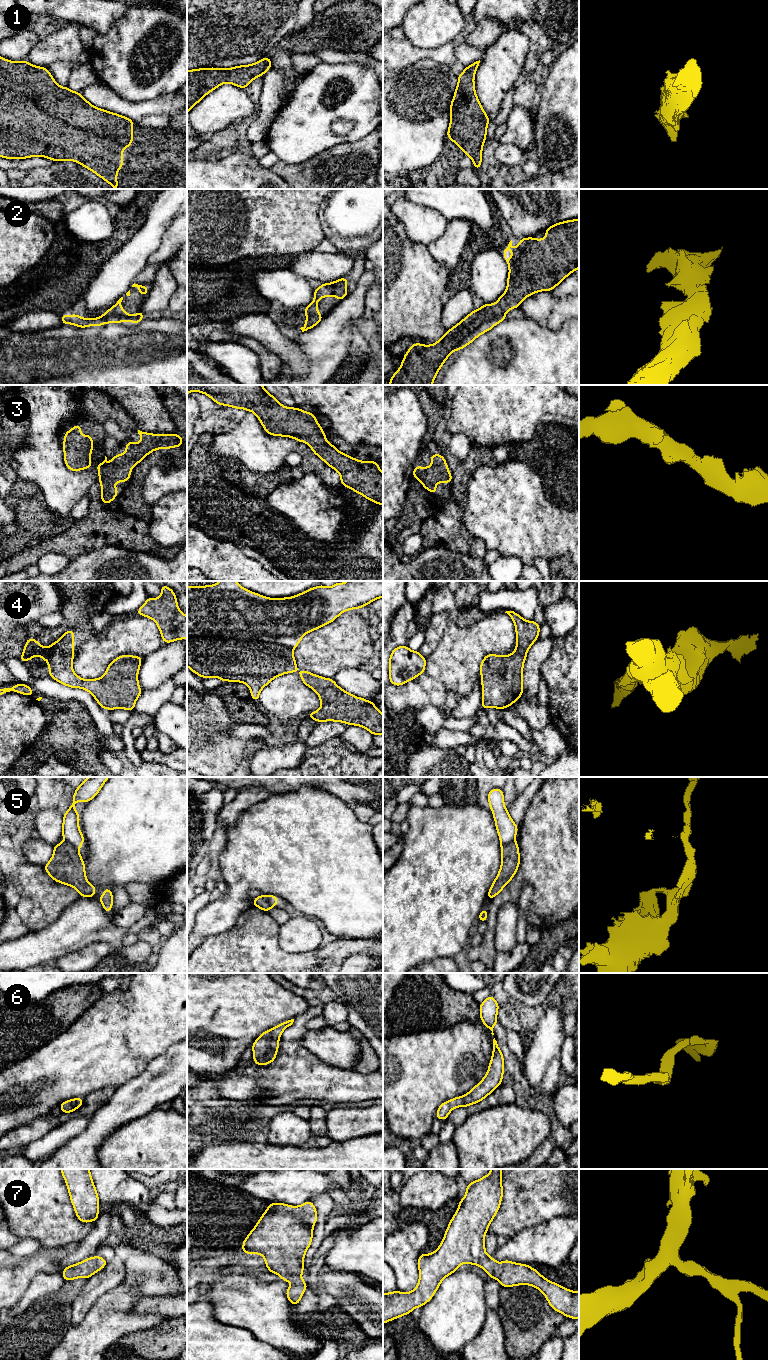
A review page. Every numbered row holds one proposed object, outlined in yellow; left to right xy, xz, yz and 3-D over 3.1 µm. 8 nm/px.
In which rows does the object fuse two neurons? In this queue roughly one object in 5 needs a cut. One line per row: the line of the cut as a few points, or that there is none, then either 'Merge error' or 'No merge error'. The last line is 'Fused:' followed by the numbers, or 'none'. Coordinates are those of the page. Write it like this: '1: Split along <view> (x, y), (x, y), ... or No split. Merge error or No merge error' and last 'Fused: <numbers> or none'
1: No split. No merge error
2: No split. No merge error
3: No split. No merge error
4: No split. No merge error
5: Split along yz (514, 840), (501, 845). Merge error
6: No split. No merge error
7: No split. No merge error
Fused: 5

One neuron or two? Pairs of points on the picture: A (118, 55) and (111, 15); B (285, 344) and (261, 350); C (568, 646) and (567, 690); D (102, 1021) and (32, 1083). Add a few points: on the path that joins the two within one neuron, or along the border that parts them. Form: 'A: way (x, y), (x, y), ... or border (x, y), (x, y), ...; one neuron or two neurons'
A: border (128, 10), (105, 32), (95, 33); two neurons
B: border (246, 336), (261, 342), (283, 364); two neurons
C: way (568, 657), (568, 679); one neuron
D: way (85, 1038), (49, 1074); one neuron

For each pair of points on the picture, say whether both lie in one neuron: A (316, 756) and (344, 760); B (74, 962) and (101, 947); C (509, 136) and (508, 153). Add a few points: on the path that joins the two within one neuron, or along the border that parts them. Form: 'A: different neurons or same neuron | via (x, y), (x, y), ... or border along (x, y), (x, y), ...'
A: same neuron | via (323, 760), (337, 760)
B: same neuron | via (81, 961), (94, 952)
C: different neurons | border along (499, 142), (513, 144), (523, 152)

